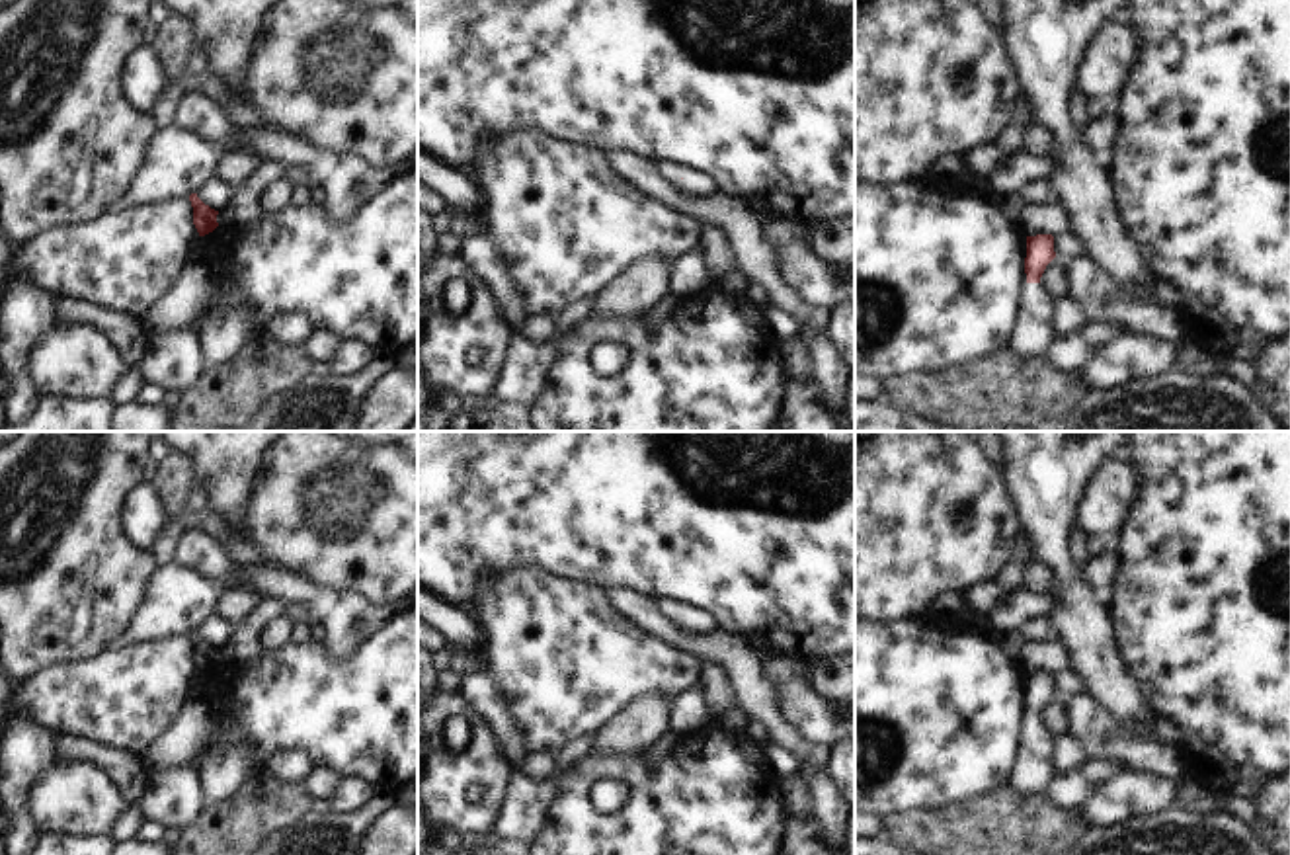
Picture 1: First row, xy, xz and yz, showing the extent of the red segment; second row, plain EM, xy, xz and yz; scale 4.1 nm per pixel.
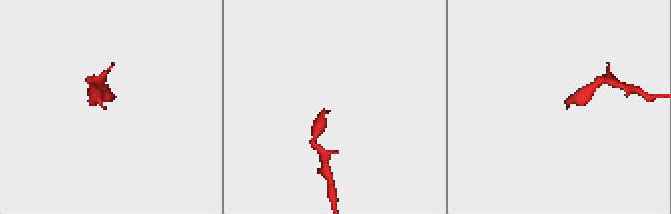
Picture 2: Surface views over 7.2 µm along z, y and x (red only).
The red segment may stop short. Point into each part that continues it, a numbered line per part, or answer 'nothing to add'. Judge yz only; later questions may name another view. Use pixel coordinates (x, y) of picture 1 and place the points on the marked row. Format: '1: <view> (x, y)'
1: yz (1033, 330)

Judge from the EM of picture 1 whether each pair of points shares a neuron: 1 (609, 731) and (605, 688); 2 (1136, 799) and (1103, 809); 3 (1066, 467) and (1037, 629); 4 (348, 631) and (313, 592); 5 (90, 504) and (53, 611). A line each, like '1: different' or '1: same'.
1: different
2: same
3: different
4: different
5: same

